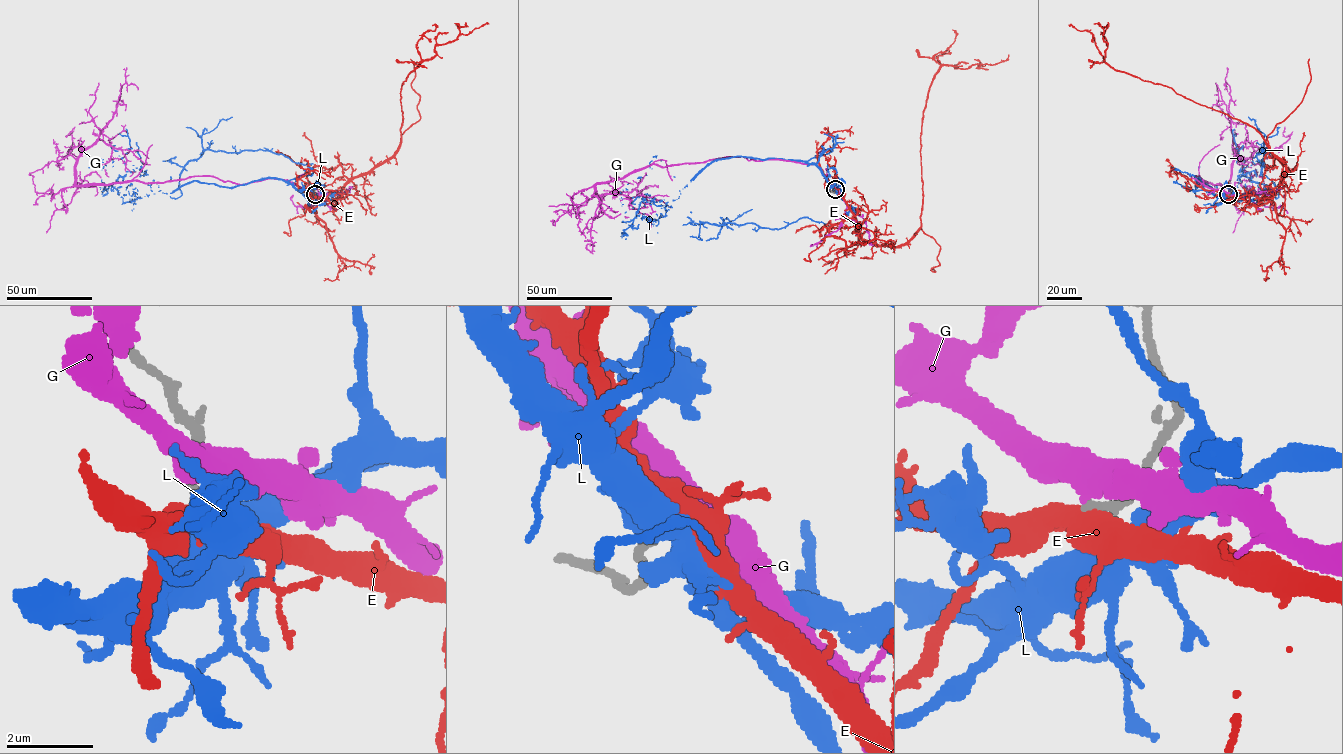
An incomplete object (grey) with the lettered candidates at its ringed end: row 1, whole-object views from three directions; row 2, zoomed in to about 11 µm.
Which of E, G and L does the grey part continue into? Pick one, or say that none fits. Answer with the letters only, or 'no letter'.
no letter

